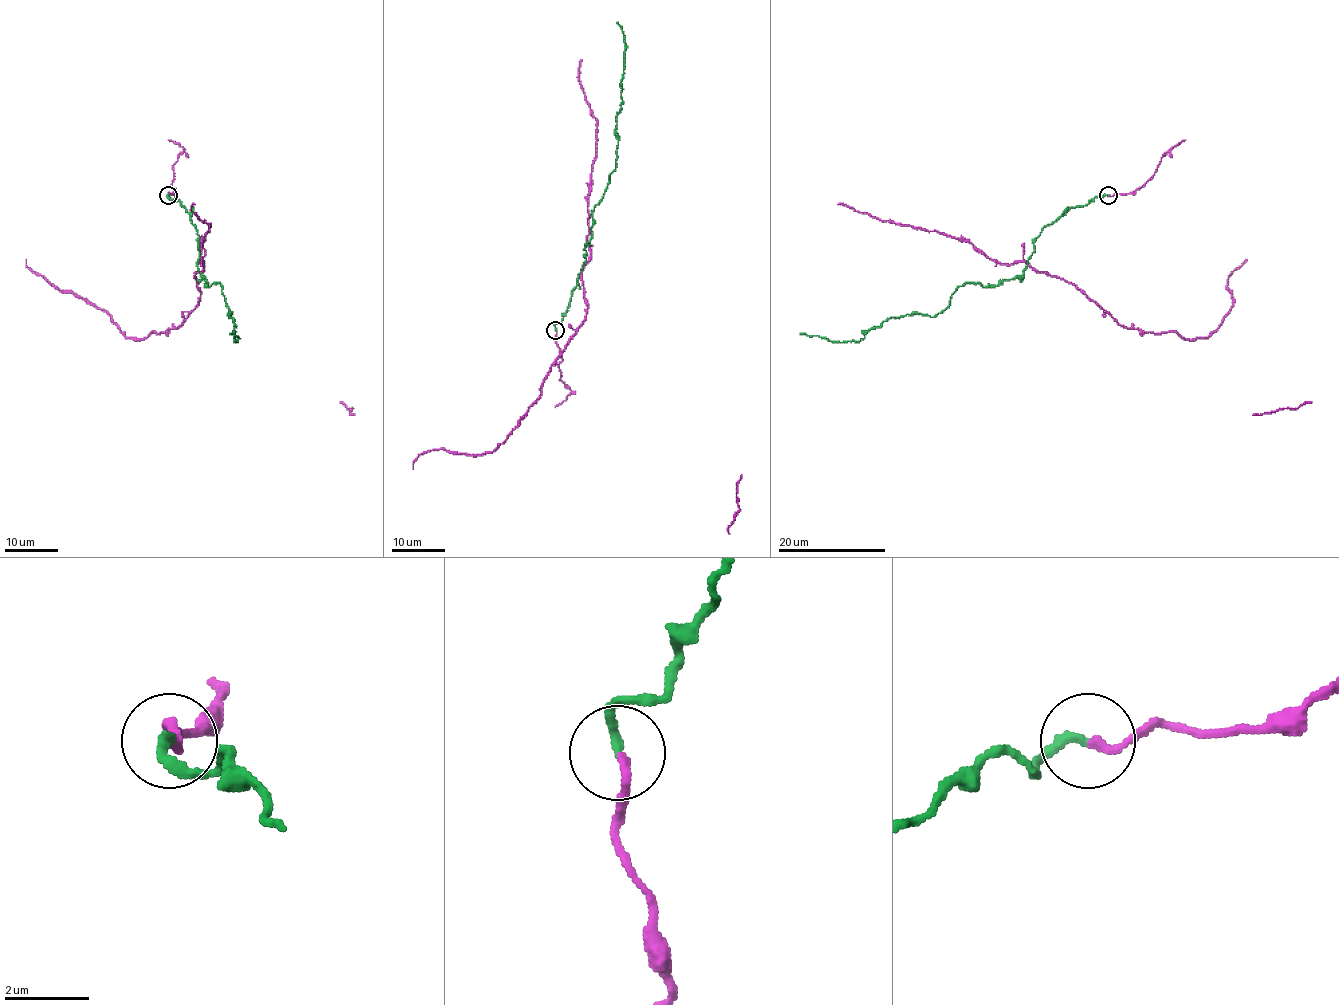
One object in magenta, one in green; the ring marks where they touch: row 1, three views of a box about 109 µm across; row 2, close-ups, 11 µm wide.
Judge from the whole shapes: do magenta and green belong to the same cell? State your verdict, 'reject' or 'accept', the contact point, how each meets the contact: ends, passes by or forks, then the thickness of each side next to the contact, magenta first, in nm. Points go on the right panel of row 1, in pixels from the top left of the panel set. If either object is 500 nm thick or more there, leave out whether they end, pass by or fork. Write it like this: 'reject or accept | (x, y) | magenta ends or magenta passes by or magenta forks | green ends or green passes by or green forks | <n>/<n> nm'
accept | (1108, 195) | magenta ends | green ends | 180/200 nm

